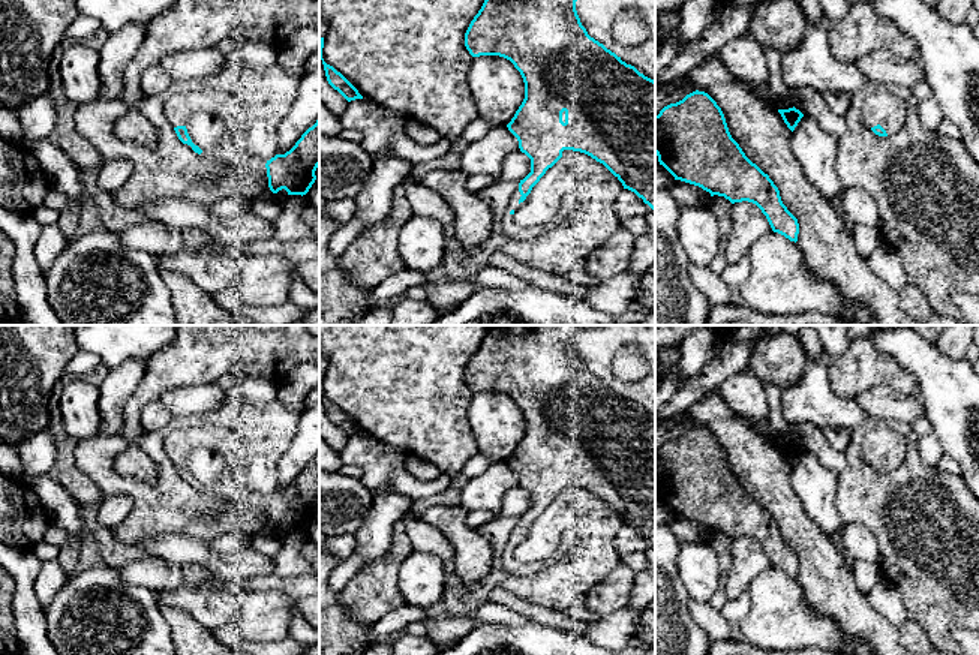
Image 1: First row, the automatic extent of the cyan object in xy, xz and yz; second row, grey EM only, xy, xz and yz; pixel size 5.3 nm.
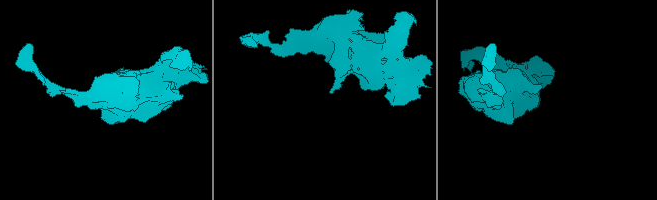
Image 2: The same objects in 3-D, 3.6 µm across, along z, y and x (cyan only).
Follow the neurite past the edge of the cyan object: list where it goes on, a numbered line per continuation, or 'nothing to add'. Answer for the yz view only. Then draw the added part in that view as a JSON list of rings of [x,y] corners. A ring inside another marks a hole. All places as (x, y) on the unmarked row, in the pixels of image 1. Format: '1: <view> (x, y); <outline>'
1: yz (889, 447); [[[883,427],[876,436],[864,442],[861,453],[867,463],[871,465],[880,460],[889,472],[898,468],[906,457],[906,438]]]

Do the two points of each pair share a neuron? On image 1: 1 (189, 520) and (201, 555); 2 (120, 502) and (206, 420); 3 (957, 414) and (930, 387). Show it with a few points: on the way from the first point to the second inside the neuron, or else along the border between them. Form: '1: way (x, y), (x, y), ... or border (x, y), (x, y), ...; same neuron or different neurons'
1: border (161, 532), (180, 532), (209, 541); different neurons
2: border (126, 493), (131, 499), (131, 510), (113, 528); different neurons
3: way (951, 408), (936, 393); same neuron

